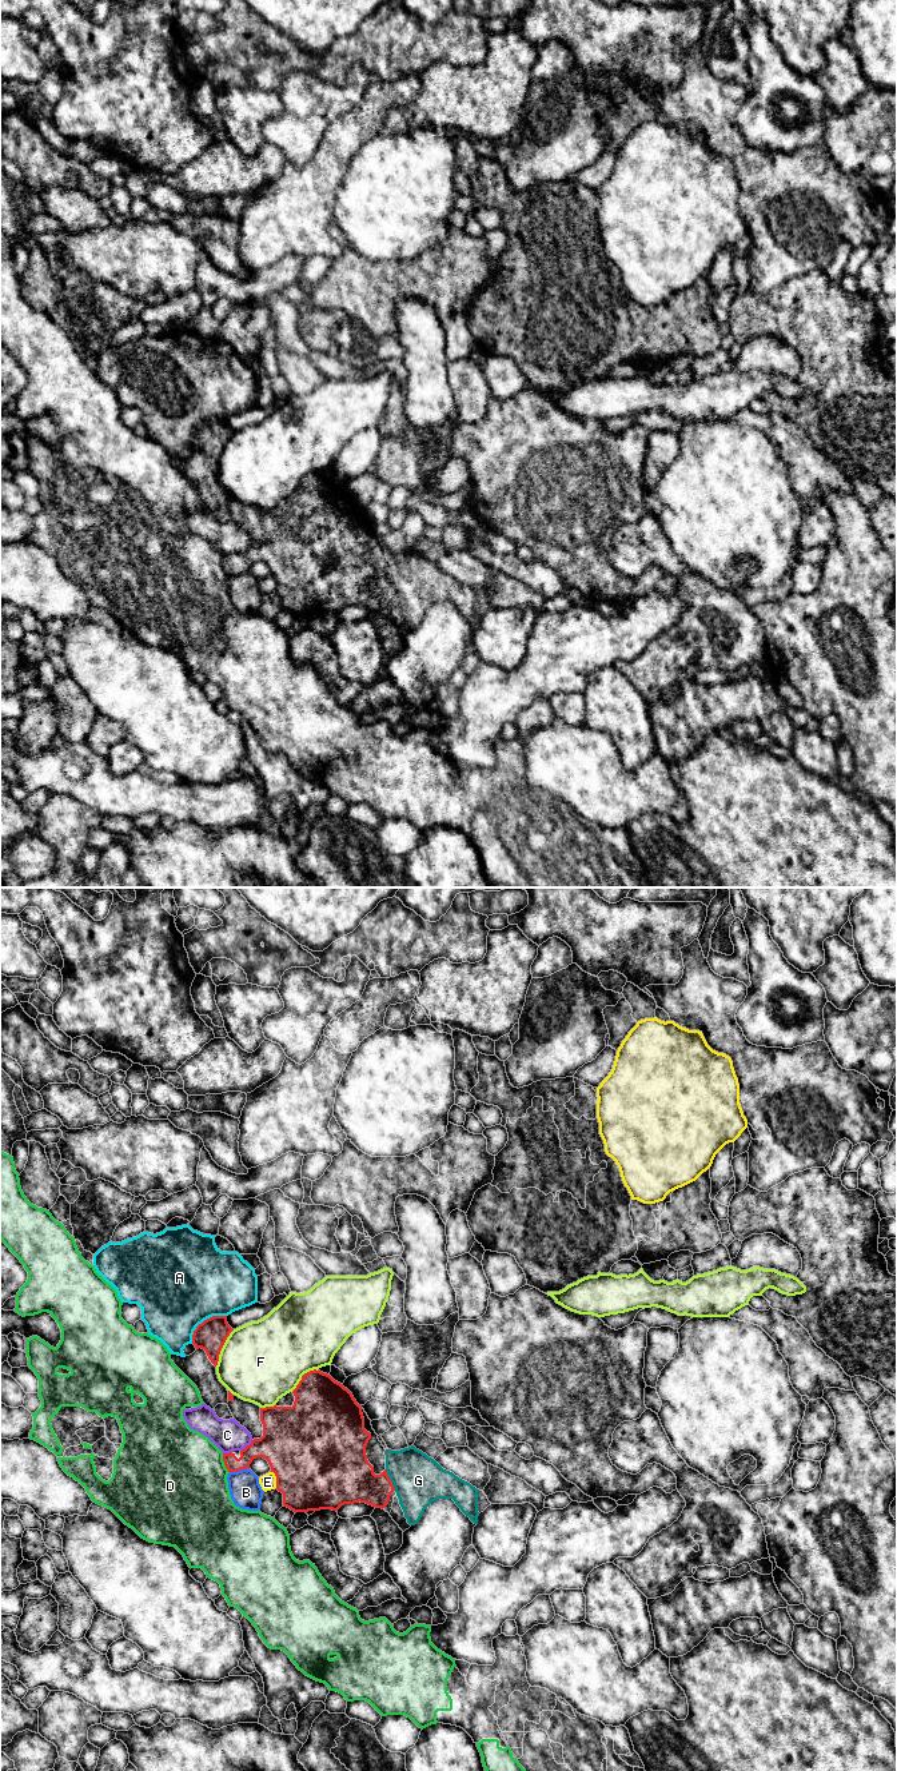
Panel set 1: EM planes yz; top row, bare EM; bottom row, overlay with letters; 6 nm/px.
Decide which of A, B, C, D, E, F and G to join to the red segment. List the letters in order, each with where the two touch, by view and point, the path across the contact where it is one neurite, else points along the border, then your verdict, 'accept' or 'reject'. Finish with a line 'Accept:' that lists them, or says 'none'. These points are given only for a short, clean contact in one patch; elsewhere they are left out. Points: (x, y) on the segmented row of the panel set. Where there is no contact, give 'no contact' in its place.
A: contact yz (204, 1320); reject
B: contact yz (239, 1470); reject
C: contact yz (247, 1446); reject
D: contact yz (224, 1463); reject
E: contact yz (276, 1479); reject
F: contact yz (222, 1347); reject
G: contact yz (390, 1480); way yz (349, 1478), (355, 1480), (390, 1480), (418, 1480); accept
Accept: G

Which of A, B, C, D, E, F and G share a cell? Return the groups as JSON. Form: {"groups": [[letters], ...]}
{"groups": [["A"], ["B"], ["C"], ["D"], ["E"], ["F"], ["G"]]}

